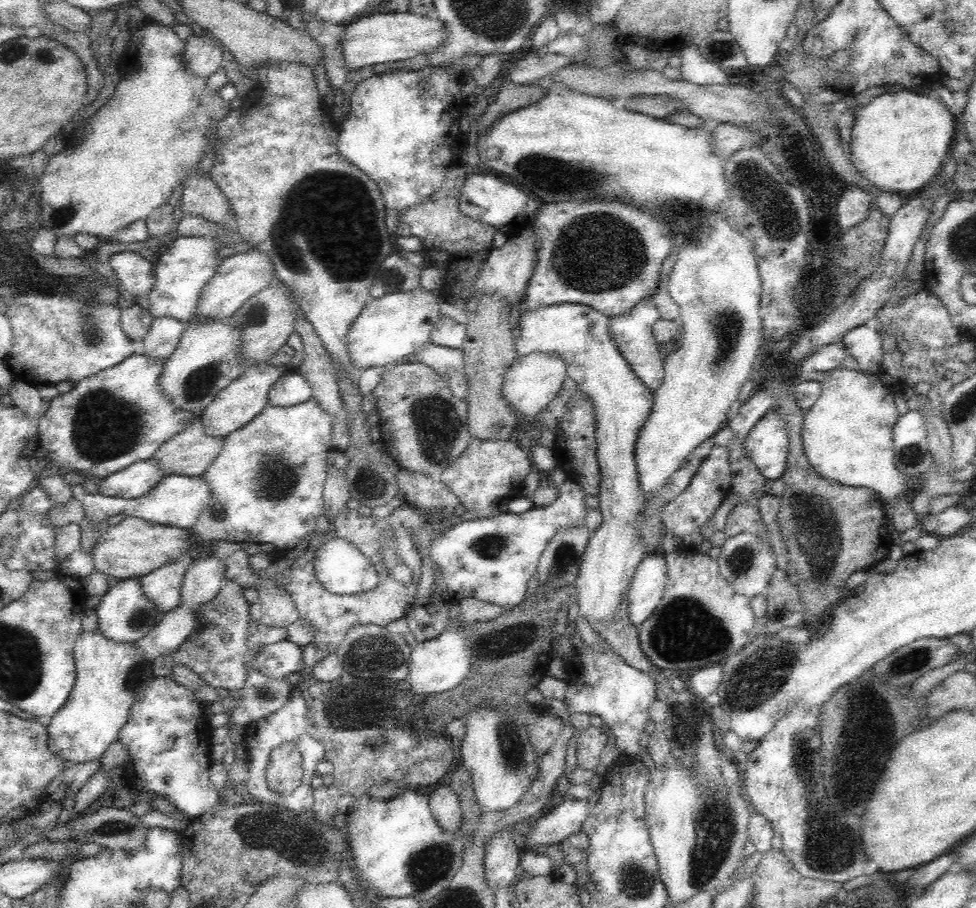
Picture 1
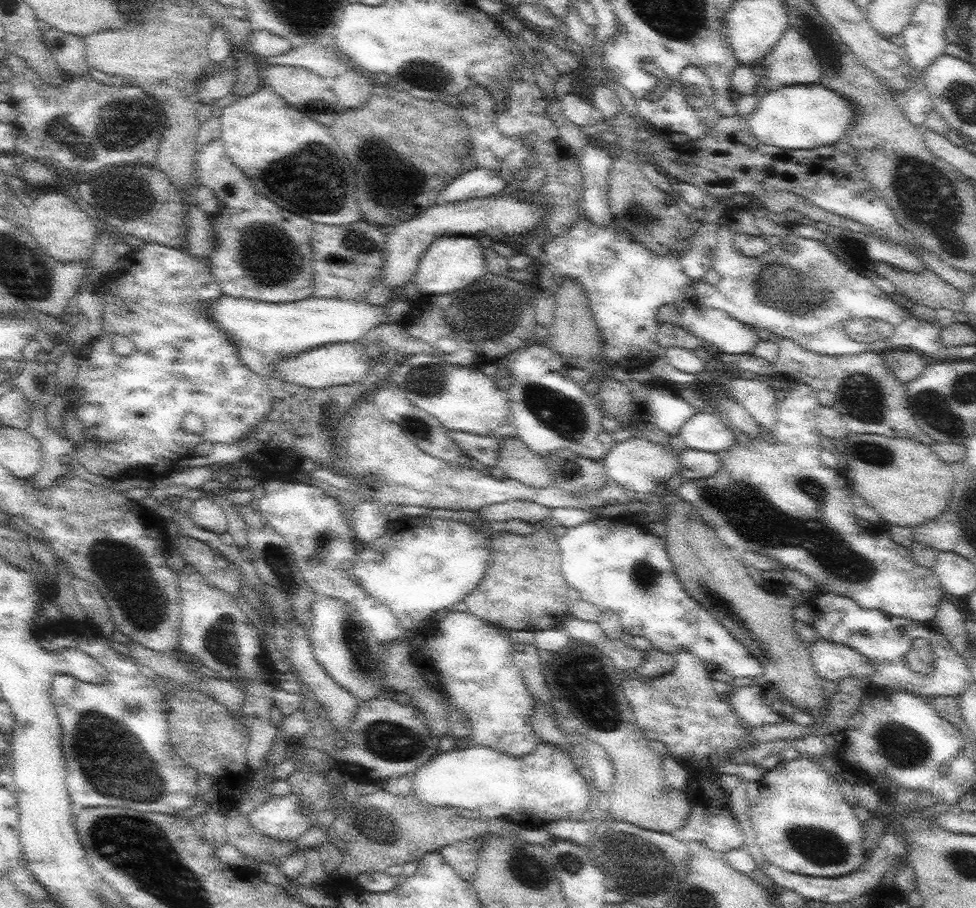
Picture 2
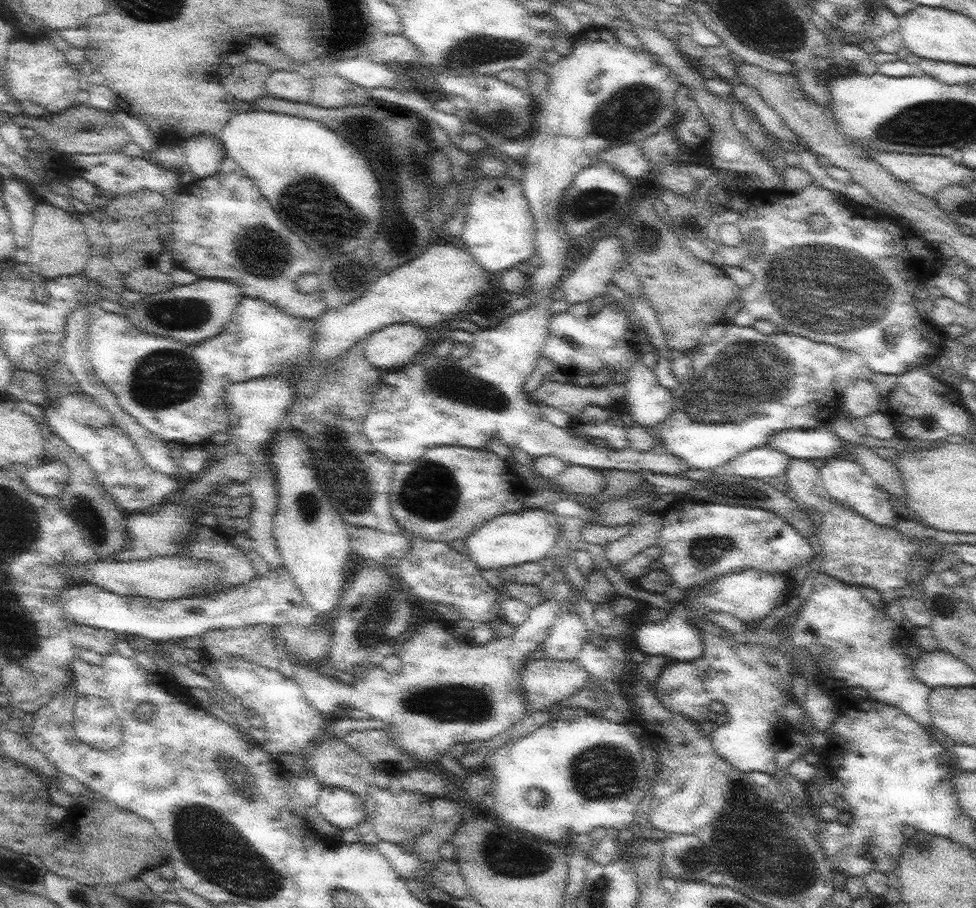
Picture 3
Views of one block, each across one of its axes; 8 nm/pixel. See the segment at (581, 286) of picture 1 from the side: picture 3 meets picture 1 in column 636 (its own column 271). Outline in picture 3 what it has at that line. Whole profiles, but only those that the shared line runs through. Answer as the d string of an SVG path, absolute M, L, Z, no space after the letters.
M223 158L219 170L213 176L201 180L193 178L193 182L181 184L181 190L173 200L169 228L171 228L171 256L175 268L185 268L189 272L195 272L201 280L219 278L219 280L237 282L245 298L263 298L265 302L279 306L291 316L303 316L313 320L327 312L327 302L323 298L323 292L301 294L297 290L299 276L315 274L319 270L317 254L309 252L309 248L293 232L289 232L285 224L281 224L281 220L271 210L267 200L261 196L257 186L245 176L245 172L239 168L235 160Z

